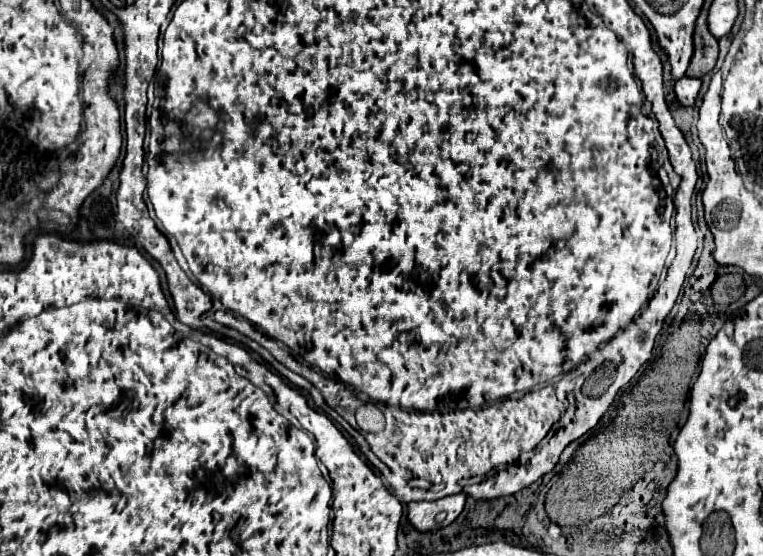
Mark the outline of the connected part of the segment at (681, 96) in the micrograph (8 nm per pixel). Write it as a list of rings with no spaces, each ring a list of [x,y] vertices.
[[[686,76],[676,80],[676,86],[674,86],[676,100],[680,102],[680,106],[694,106],[698,90],[700,90],[700,80],[686,78]]]

